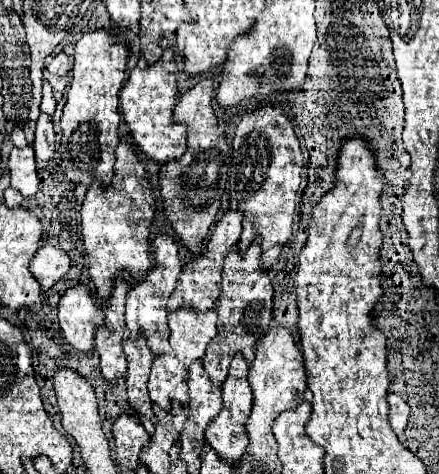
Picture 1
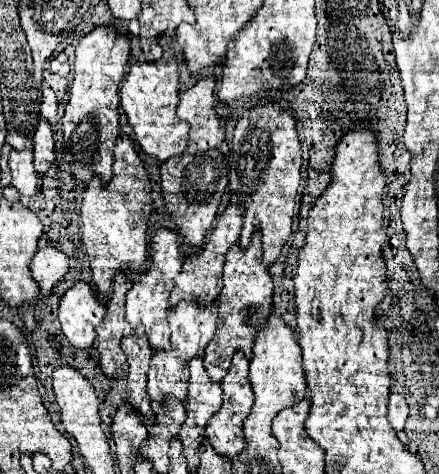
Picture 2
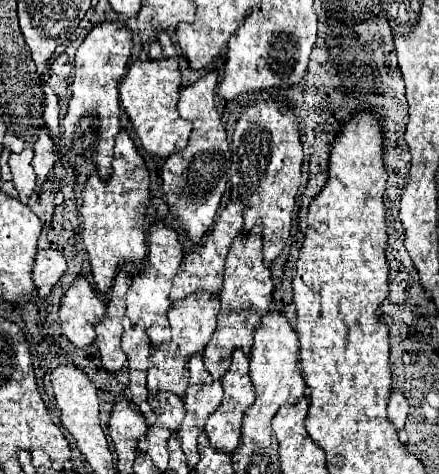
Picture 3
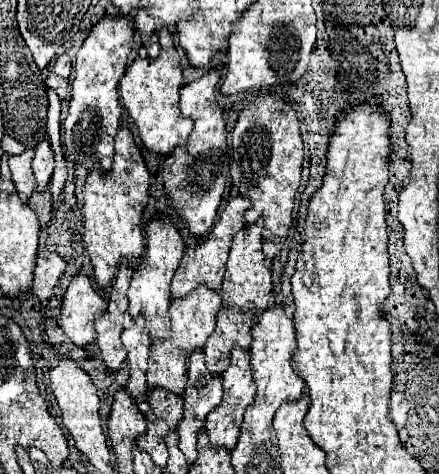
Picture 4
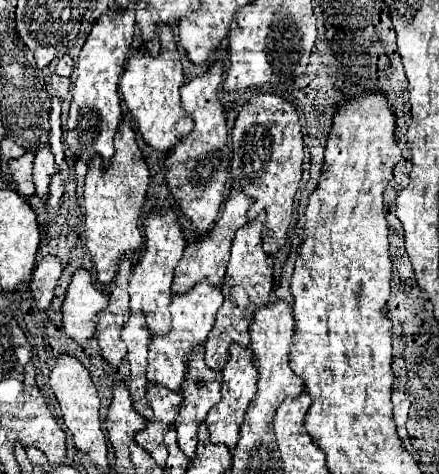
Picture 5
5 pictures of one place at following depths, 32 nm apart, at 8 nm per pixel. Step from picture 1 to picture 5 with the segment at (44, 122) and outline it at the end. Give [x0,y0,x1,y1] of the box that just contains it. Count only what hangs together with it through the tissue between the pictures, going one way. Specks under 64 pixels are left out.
[34,148,56,196]

